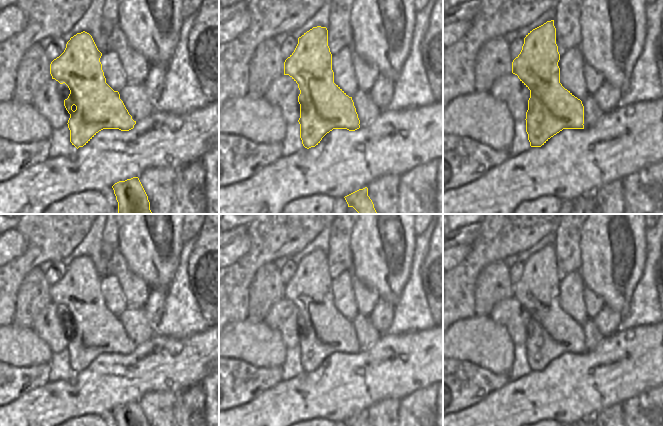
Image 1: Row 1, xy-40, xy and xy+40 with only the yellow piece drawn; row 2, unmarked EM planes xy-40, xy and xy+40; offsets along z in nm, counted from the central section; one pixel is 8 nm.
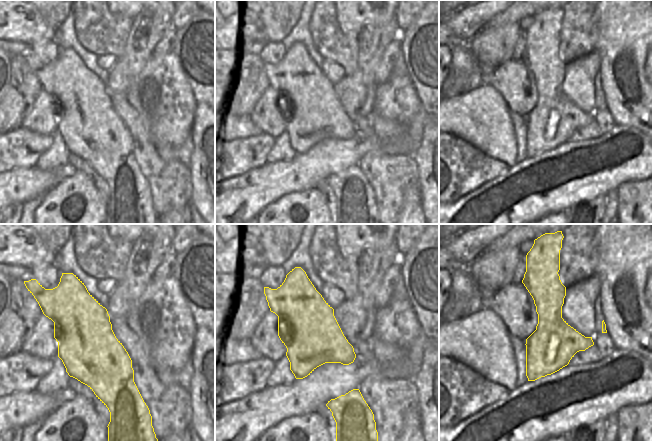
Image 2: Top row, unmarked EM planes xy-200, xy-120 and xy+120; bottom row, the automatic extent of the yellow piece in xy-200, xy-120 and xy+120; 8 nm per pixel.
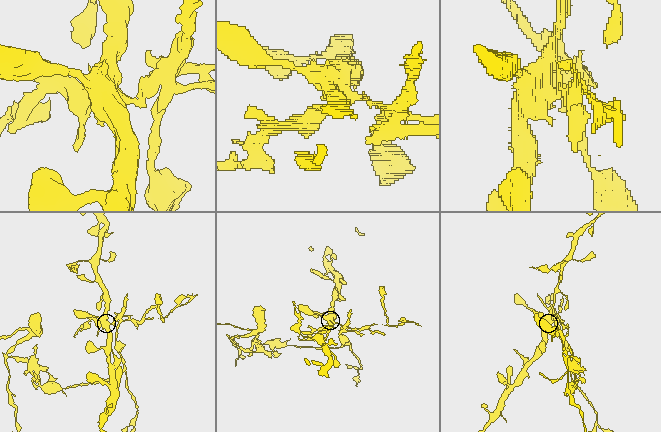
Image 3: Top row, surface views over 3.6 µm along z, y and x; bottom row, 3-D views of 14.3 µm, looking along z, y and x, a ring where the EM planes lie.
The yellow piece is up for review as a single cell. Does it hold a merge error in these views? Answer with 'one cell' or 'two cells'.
two cells

